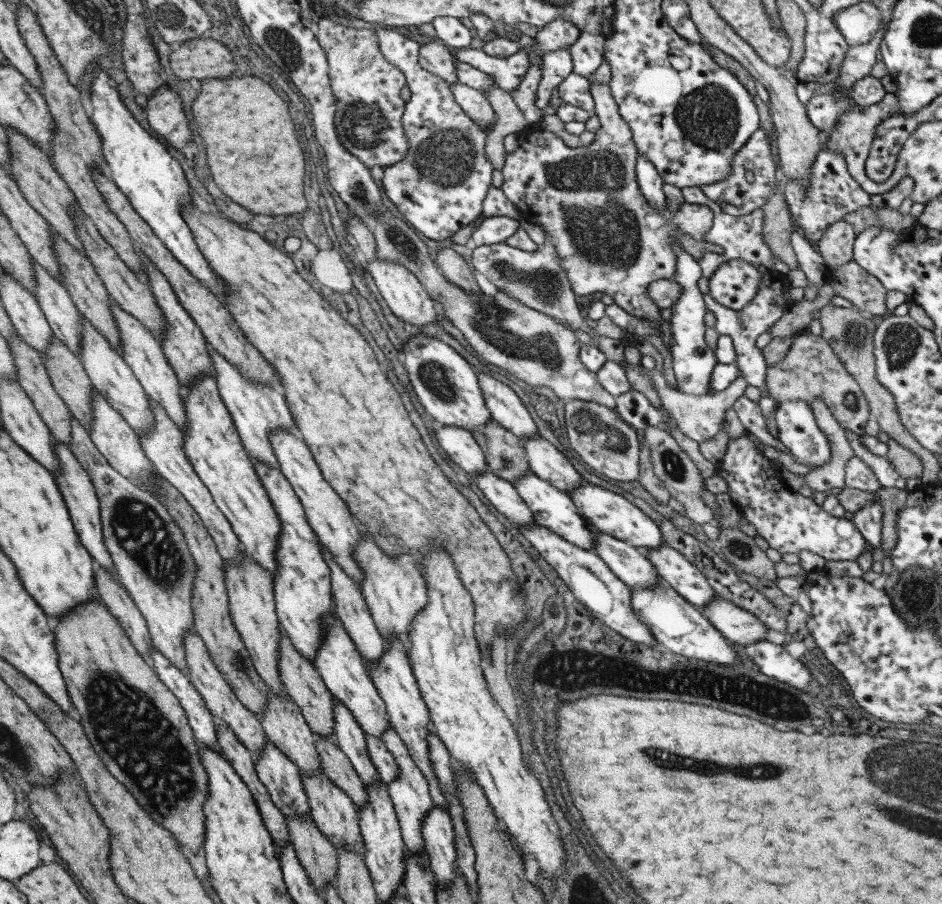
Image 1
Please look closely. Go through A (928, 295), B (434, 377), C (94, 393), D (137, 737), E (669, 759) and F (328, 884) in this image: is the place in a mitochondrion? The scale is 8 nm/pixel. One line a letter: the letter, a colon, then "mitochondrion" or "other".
A: other
B: mitochondrion
C: other
D: mitochondrion
E: mitochondrion
F: other

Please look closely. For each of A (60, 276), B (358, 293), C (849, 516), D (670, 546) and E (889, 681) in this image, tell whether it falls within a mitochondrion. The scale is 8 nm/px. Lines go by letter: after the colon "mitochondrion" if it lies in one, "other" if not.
A: other
B: other
C: other
D: other
E: other

